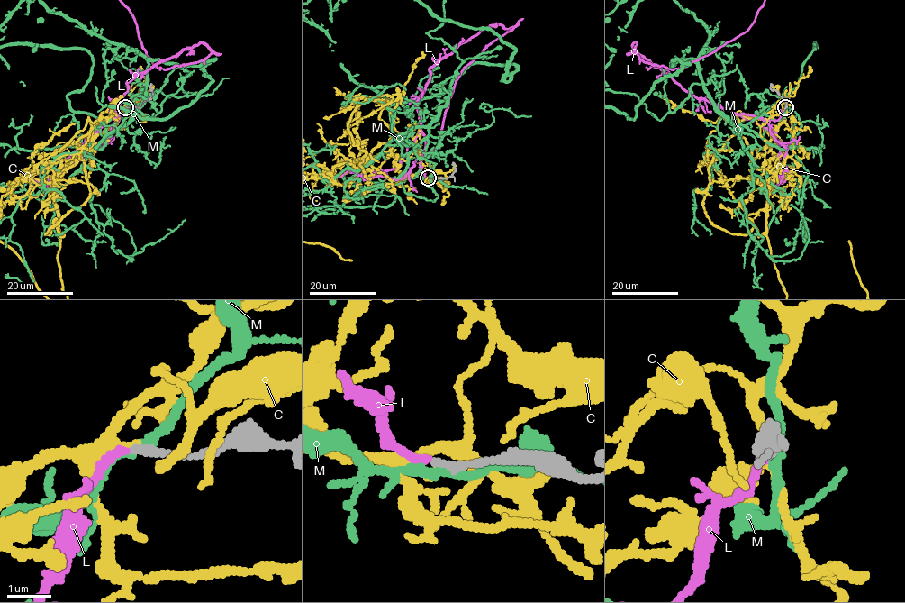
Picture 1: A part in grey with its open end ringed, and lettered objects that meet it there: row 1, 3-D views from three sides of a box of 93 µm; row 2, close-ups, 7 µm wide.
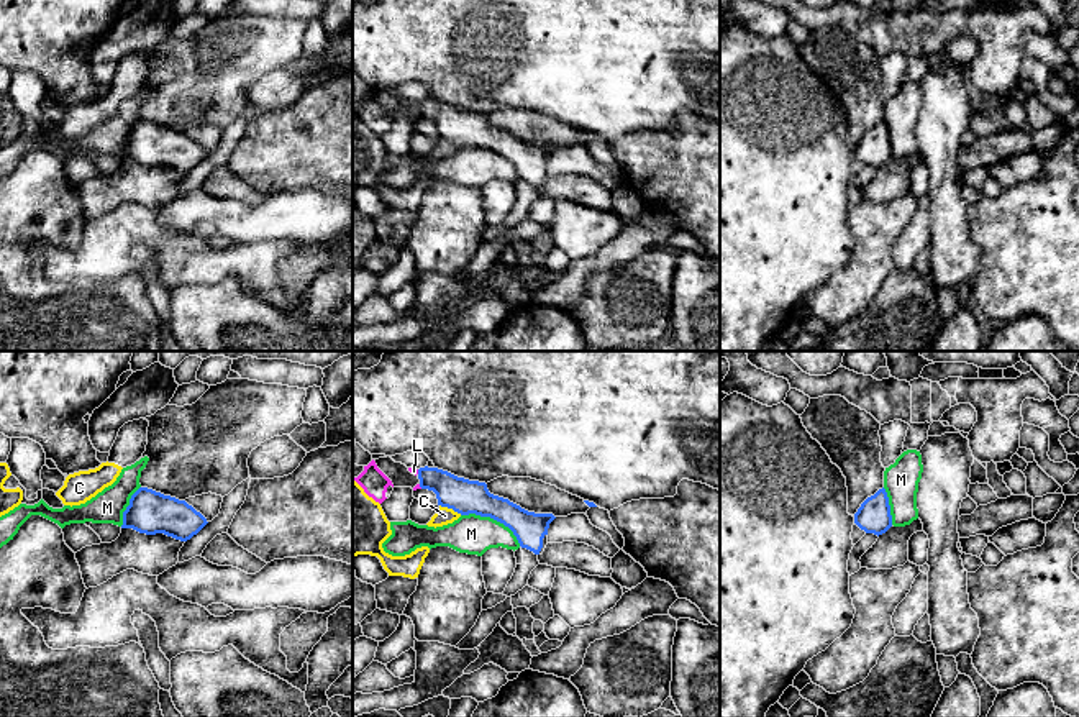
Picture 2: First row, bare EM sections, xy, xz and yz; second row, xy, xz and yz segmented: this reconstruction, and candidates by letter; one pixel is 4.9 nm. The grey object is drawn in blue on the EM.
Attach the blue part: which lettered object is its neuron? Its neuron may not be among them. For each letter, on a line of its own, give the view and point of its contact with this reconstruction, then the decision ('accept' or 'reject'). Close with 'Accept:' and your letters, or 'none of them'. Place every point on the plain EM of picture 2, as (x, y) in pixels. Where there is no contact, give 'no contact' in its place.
C: xz (451, 140) | reject
L: xz (418, 104) | accept
M: xz (494, 151) | reject
Accept: L

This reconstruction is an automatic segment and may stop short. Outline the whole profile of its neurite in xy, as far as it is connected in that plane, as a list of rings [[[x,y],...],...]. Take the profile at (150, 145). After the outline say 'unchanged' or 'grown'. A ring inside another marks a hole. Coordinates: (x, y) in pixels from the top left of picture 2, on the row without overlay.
[[[139,120],[123,144],[121,161],[133,161],[146,167],[164,166],[187,174],[207,156],[207,151],[185,133]]] | unchanged

